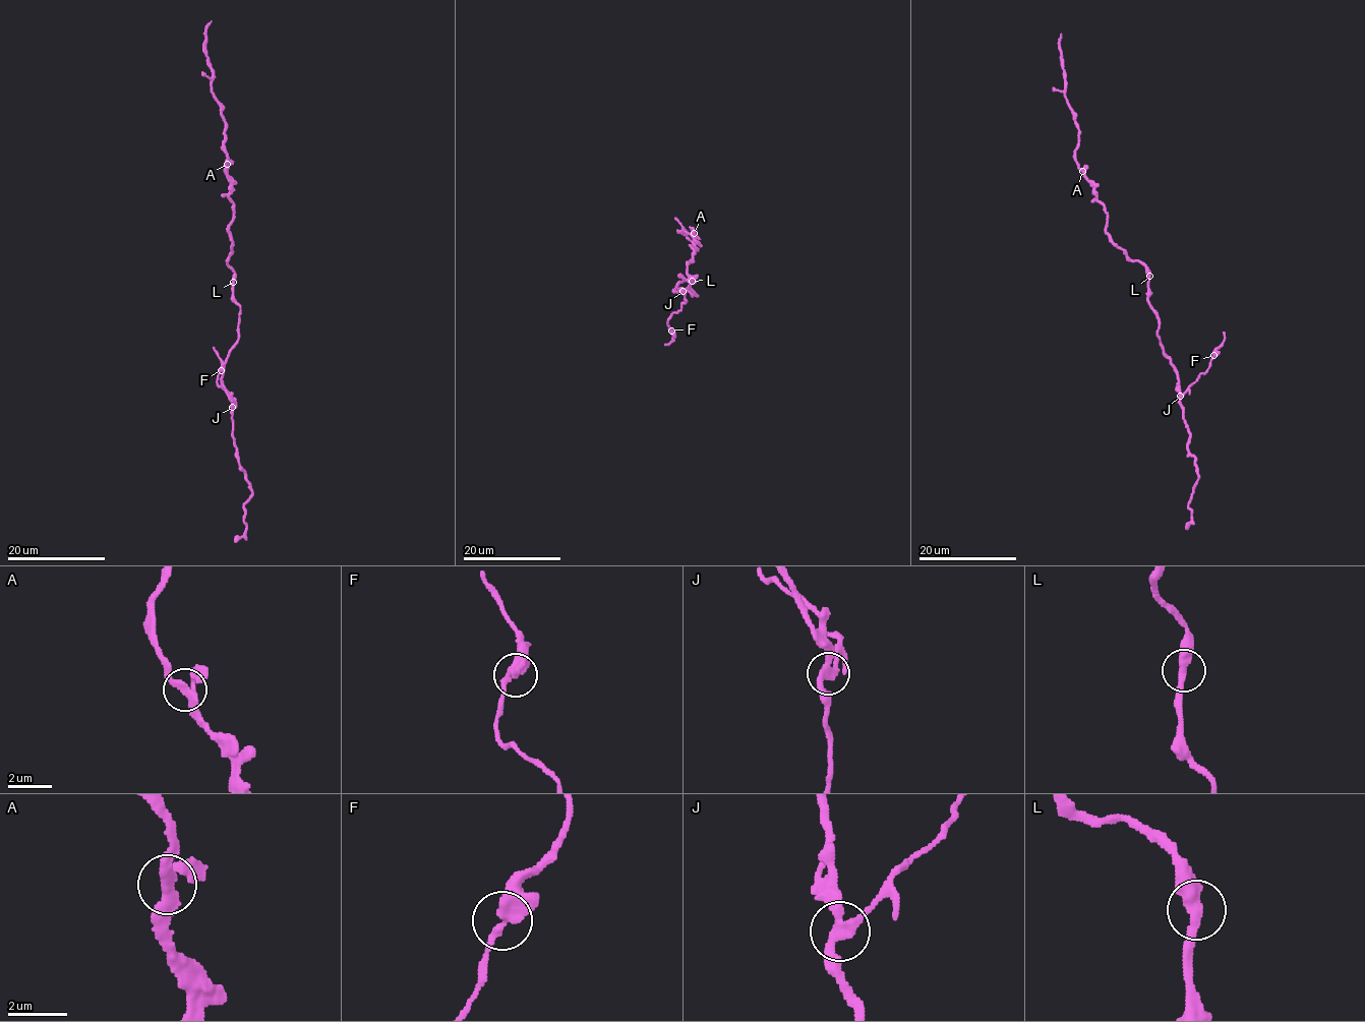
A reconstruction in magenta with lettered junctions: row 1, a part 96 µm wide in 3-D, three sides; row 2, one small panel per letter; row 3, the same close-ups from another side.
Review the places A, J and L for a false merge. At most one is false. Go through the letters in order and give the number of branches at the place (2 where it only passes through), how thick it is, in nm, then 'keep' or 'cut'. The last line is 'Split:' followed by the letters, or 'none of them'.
A: branches 3; calibre 300 nm; keep
J: branches 3; calibre 300 nm; cut
L: branches 2; calibre 400 nm; keep
Split: J

